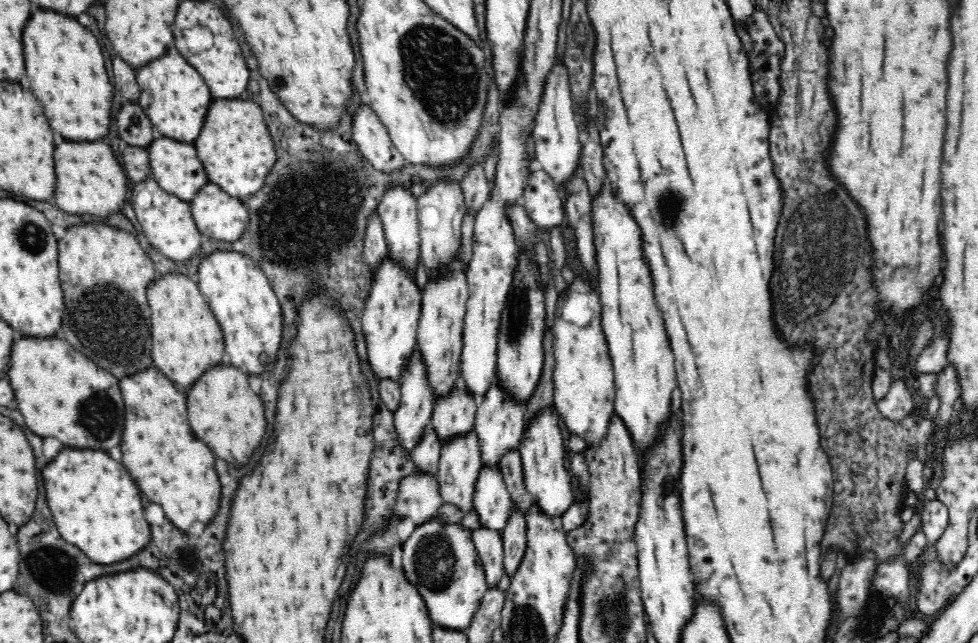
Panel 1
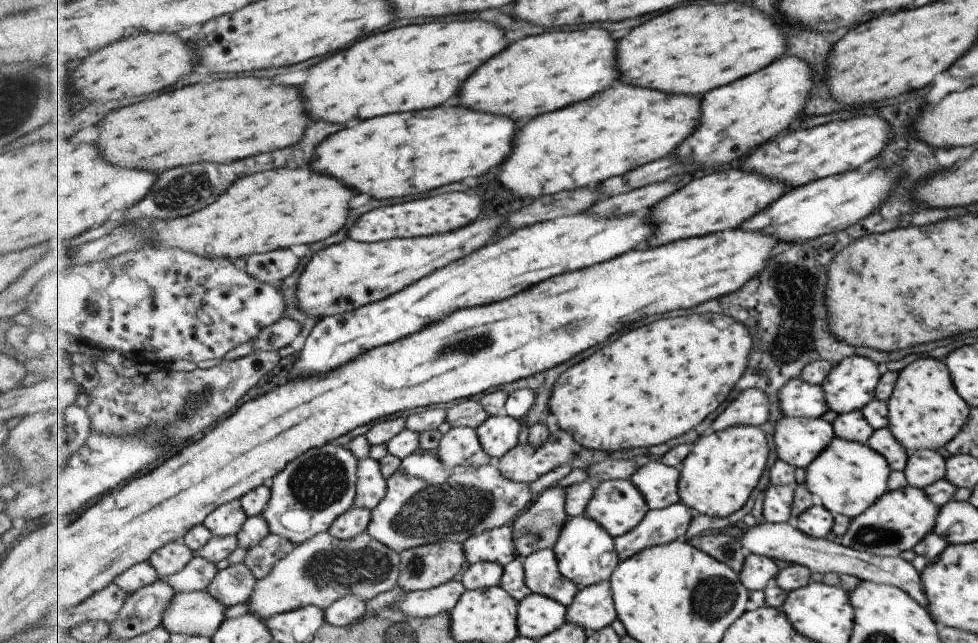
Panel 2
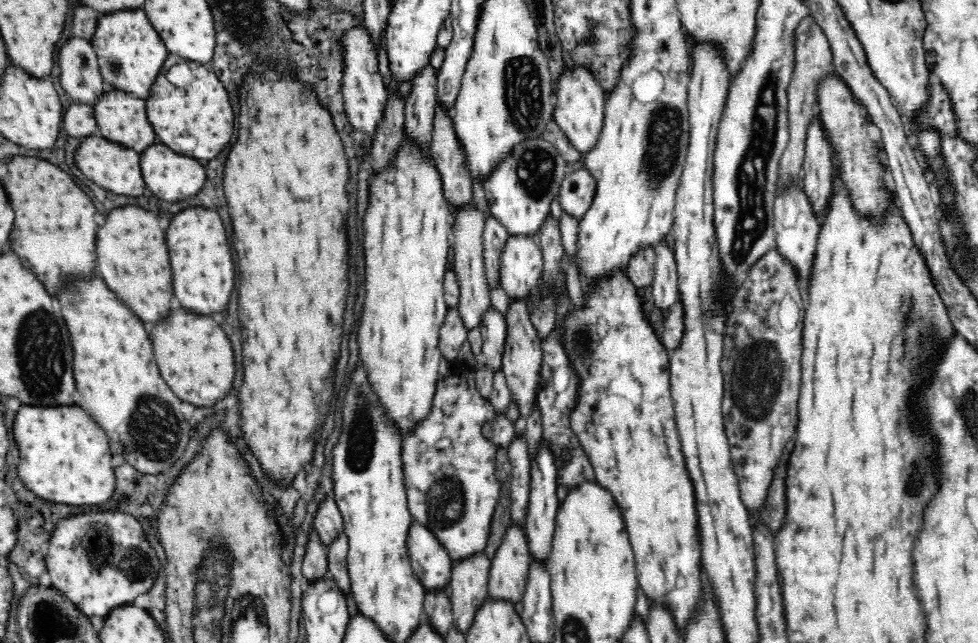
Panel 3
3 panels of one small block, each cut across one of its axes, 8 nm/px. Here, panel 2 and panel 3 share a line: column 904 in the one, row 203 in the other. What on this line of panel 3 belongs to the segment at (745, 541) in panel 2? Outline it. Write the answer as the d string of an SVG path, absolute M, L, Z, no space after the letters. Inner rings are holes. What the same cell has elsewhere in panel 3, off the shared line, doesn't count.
M588 169L570 172L564 177L559 188L561 207L580 220L594 200L596 187L597 180Z

